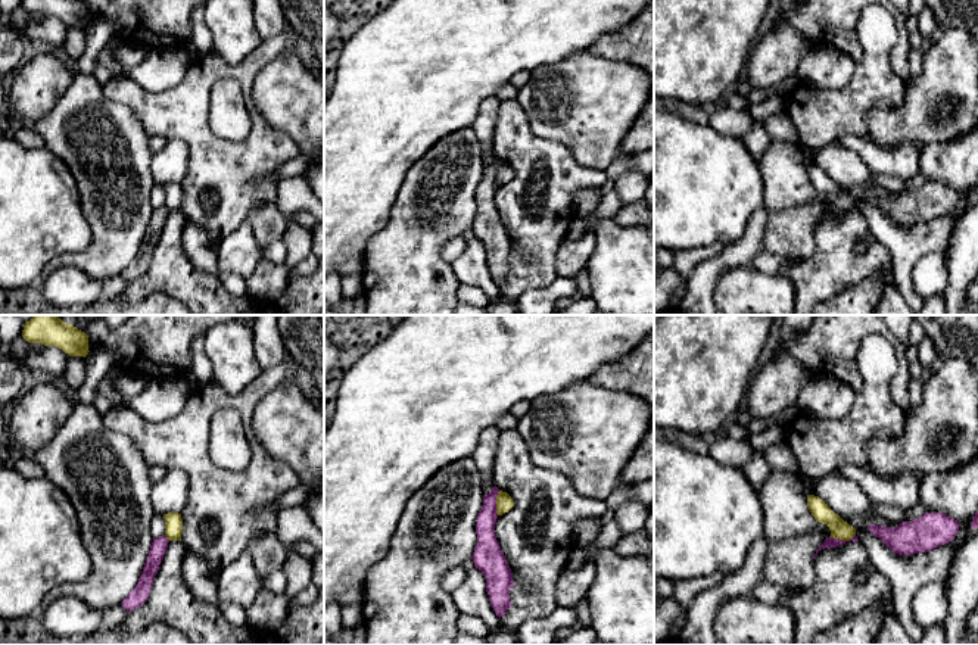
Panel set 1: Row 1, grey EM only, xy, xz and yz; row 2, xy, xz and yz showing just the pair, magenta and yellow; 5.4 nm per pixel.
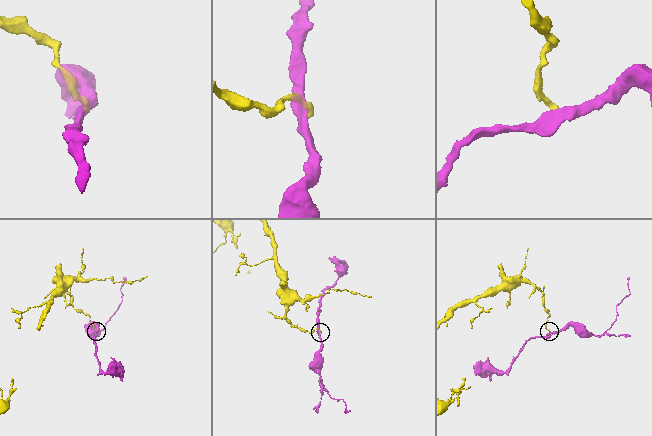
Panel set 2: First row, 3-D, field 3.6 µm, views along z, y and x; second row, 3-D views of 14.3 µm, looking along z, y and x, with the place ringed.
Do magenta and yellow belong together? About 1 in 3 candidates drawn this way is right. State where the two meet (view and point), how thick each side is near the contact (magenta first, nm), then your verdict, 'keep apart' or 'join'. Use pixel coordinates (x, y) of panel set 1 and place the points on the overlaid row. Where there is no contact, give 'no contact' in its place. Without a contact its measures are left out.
contact yz (843, 541); calibres 60 and 110 nm; keep apart

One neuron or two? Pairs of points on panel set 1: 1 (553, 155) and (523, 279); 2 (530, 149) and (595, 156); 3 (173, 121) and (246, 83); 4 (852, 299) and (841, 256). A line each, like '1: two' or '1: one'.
1: one
2: two
3: one
4: two

